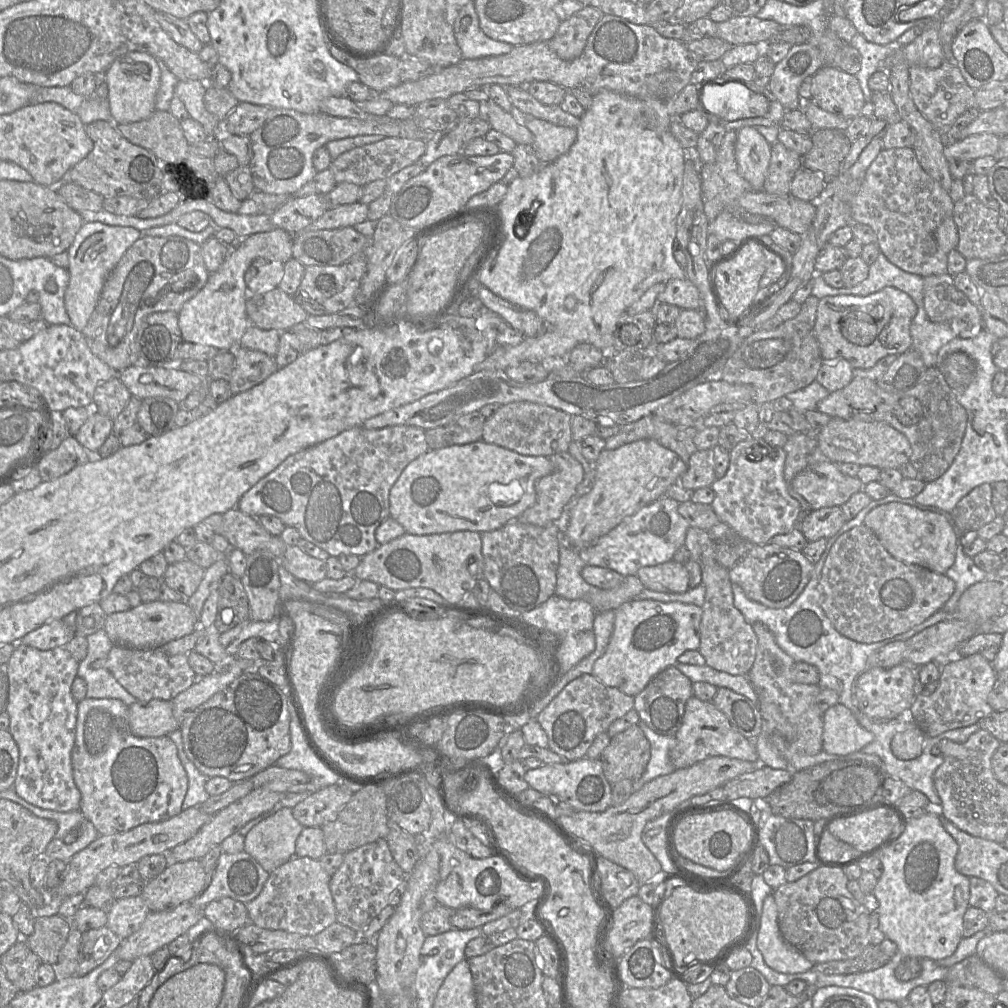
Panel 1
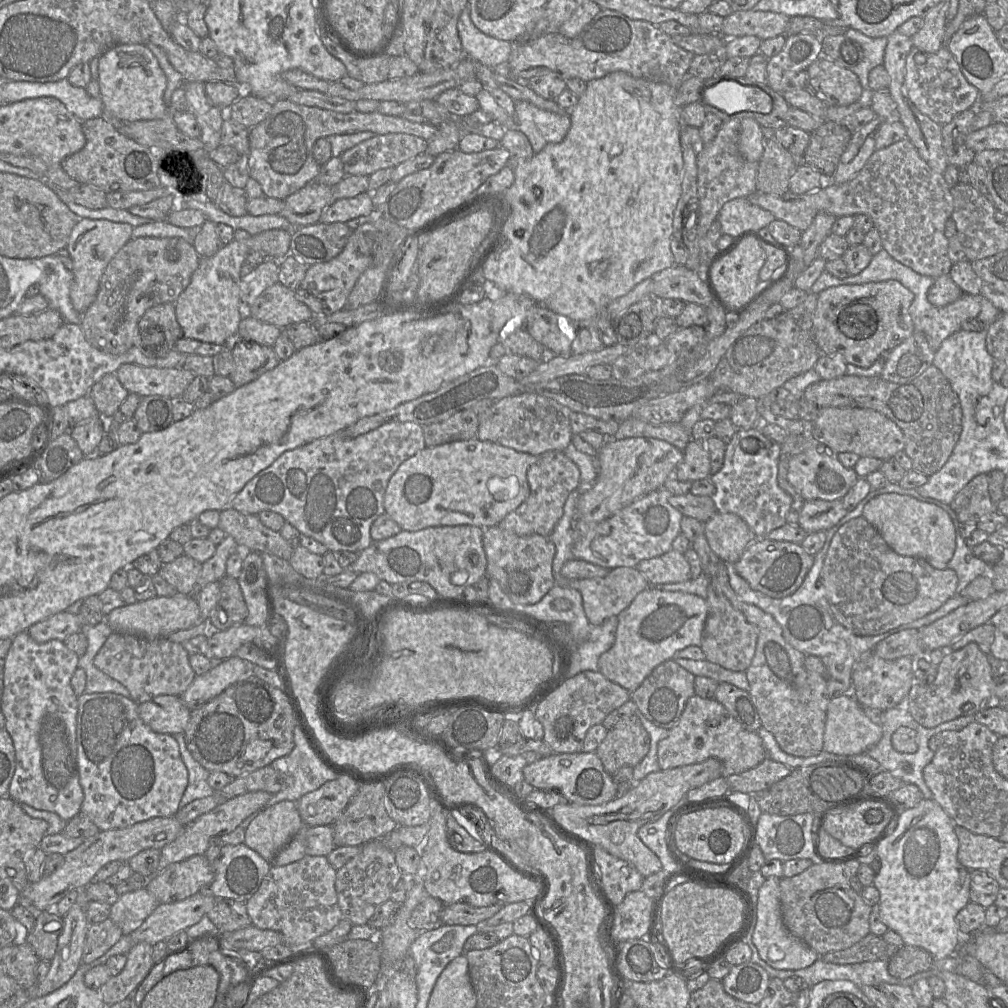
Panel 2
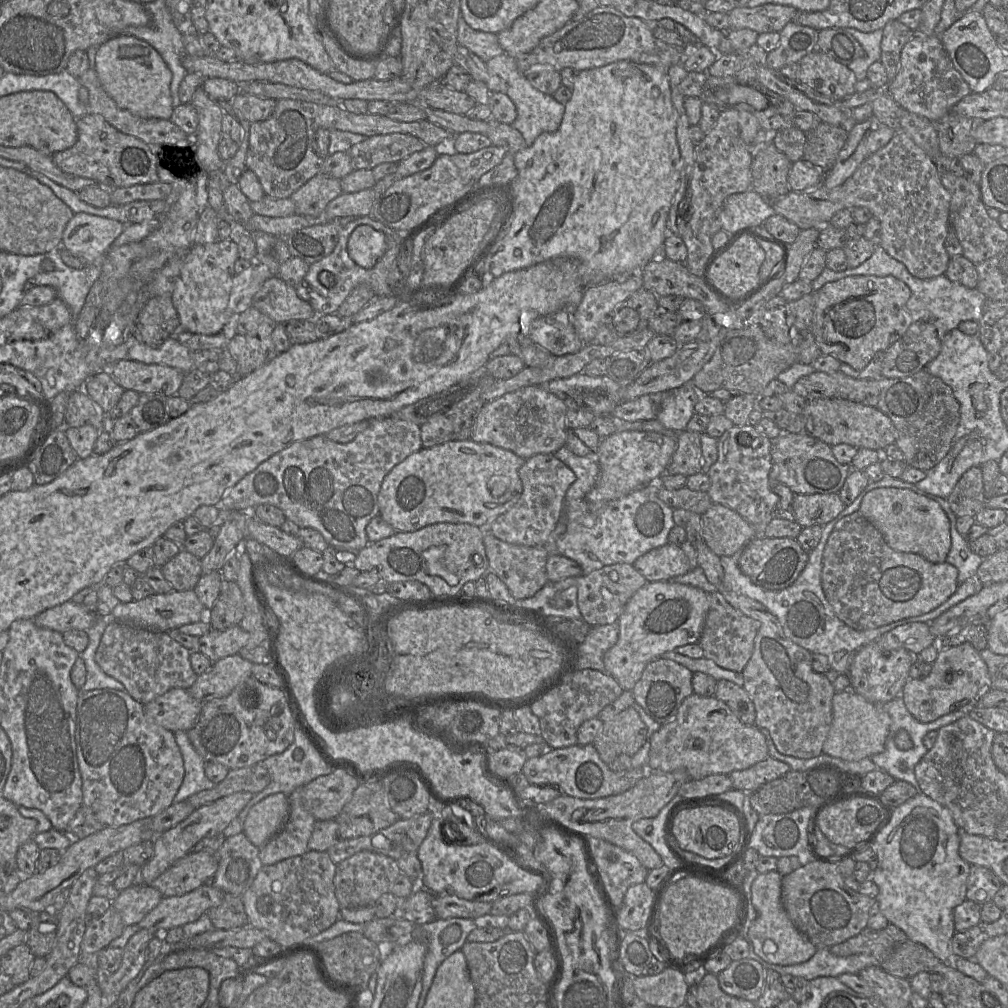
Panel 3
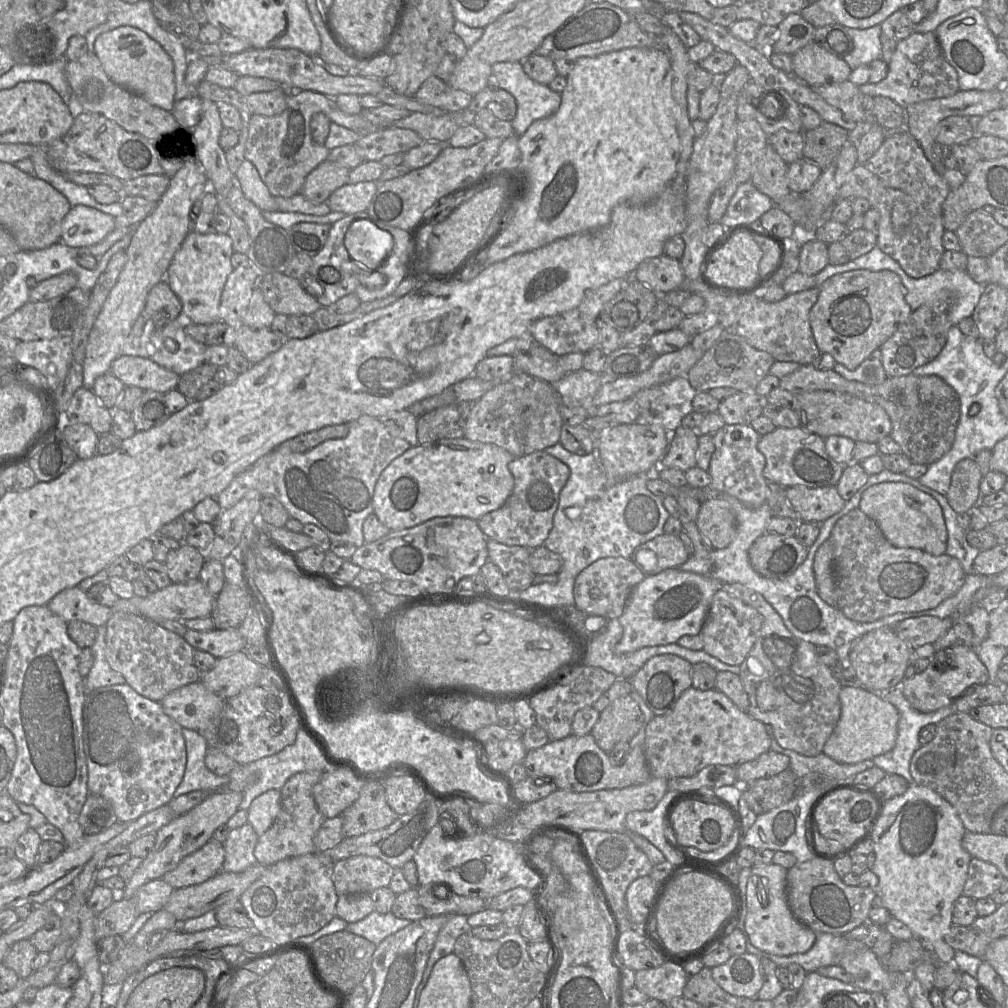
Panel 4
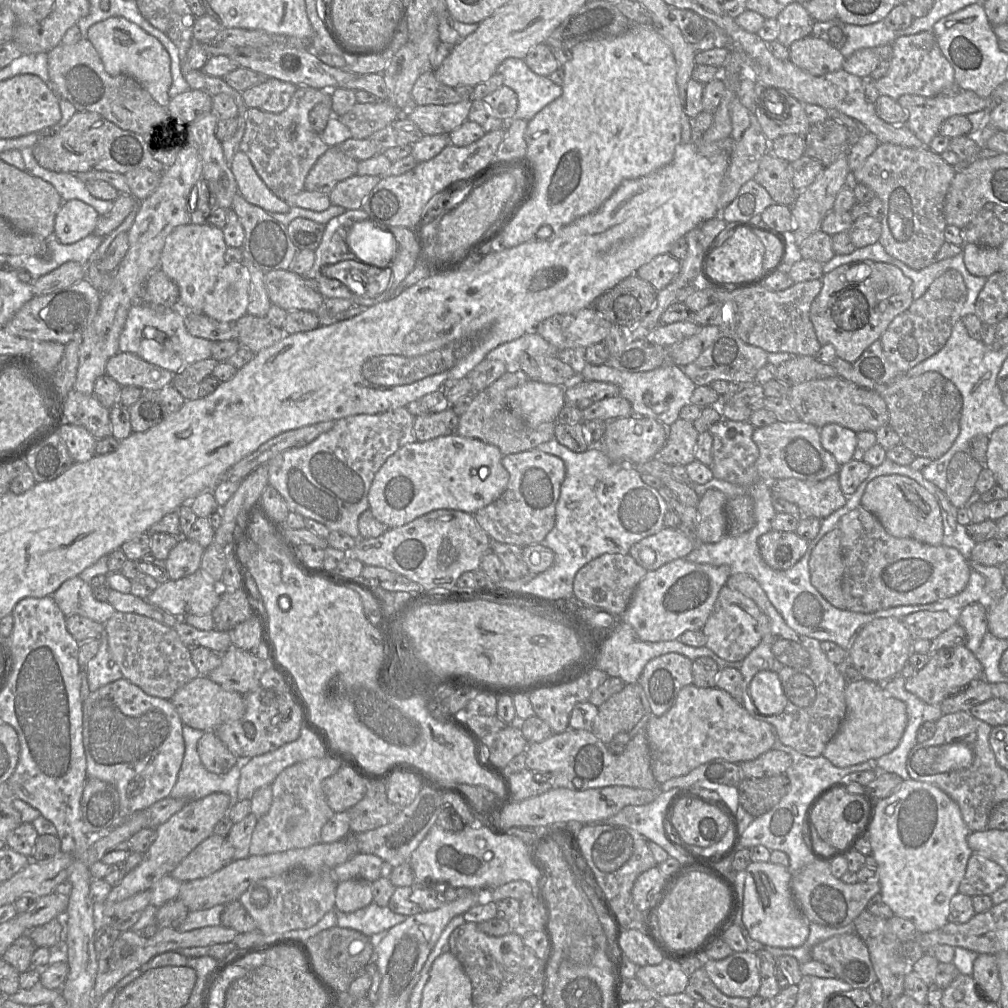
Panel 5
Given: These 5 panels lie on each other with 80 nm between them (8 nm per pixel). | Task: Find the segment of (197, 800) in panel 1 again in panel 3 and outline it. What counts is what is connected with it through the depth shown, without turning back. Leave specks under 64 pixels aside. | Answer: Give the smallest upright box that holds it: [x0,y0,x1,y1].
[173,731,215,803]

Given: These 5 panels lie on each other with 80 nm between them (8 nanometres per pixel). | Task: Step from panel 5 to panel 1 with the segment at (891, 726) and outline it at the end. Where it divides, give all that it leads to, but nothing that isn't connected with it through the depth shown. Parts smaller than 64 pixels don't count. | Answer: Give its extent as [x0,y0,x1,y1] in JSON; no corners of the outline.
[823,703,874,755]

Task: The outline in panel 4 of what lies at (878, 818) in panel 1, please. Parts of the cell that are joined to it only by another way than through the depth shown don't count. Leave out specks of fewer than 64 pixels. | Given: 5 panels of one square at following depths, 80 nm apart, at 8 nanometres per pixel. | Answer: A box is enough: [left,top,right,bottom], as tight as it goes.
[815,790,879,846]

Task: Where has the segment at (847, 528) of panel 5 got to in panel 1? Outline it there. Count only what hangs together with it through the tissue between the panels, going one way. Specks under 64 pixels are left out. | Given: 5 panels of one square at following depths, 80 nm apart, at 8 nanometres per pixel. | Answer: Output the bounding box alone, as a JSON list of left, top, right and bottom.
[817,523,955,644]

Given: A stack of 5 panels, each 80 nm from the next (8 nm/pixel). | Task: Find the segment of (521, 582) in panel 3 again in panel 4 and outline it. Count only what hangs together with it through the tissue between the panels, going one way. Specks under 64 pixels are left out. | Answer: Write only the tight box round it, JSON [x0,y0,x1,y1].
[487,539,536,591]

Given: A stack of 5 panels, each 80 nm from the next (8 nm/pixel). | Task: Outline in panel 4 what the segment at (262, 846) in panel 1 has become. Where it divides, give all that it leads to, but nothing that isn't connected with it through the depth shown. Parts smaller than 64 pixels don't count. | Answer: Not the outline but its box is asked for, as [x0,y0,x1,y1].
[247,789,281,836]

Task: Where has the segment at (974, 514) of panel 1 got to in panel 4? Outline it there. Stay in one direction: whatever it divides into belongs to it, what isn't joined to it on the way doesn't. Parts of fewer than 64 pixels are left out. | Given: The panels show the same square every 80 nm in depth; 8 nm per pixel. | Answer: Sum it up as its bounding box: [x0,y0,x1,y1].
[946,458,982,514]

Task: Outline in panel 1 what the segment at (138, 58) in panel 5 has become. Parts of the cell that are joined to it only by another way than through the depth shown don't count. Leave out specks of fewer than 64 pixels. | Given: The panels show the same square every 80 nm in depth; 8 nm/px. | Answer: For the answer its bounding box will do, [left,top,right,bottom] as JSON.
[106,51,160,125]

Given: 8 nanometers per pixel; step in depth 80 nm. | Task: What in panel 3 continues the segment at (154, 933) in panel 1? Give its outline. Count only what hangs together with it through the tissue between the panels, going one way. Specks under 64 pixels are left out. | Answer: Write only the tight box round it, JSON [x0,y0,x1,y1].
[139,882,226,935]

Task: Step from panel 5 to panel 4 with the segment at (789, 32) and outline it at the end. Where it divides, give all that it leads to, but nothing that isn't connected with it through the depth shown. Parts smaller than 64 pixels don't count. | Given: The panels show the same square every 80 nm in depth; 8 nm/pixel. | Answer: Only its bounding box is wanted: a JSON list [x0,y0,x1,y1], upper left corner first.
[767,13,815,55]

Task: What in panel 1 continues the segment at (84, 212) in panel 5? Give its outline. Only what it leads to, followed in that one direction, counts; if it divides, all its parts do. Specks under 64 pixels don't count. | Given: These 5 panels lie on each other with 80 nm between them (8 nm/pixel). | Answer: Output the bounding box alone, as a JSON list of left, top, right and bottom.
[64,222,141,332]

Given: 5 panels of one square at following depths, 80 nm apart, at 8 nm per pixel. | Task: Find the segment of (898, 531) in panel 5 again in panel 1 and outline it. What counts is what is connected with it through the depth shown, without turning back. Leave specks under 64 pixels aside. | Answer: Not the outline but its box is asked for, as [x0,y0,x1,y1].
[864,502,956,574]

